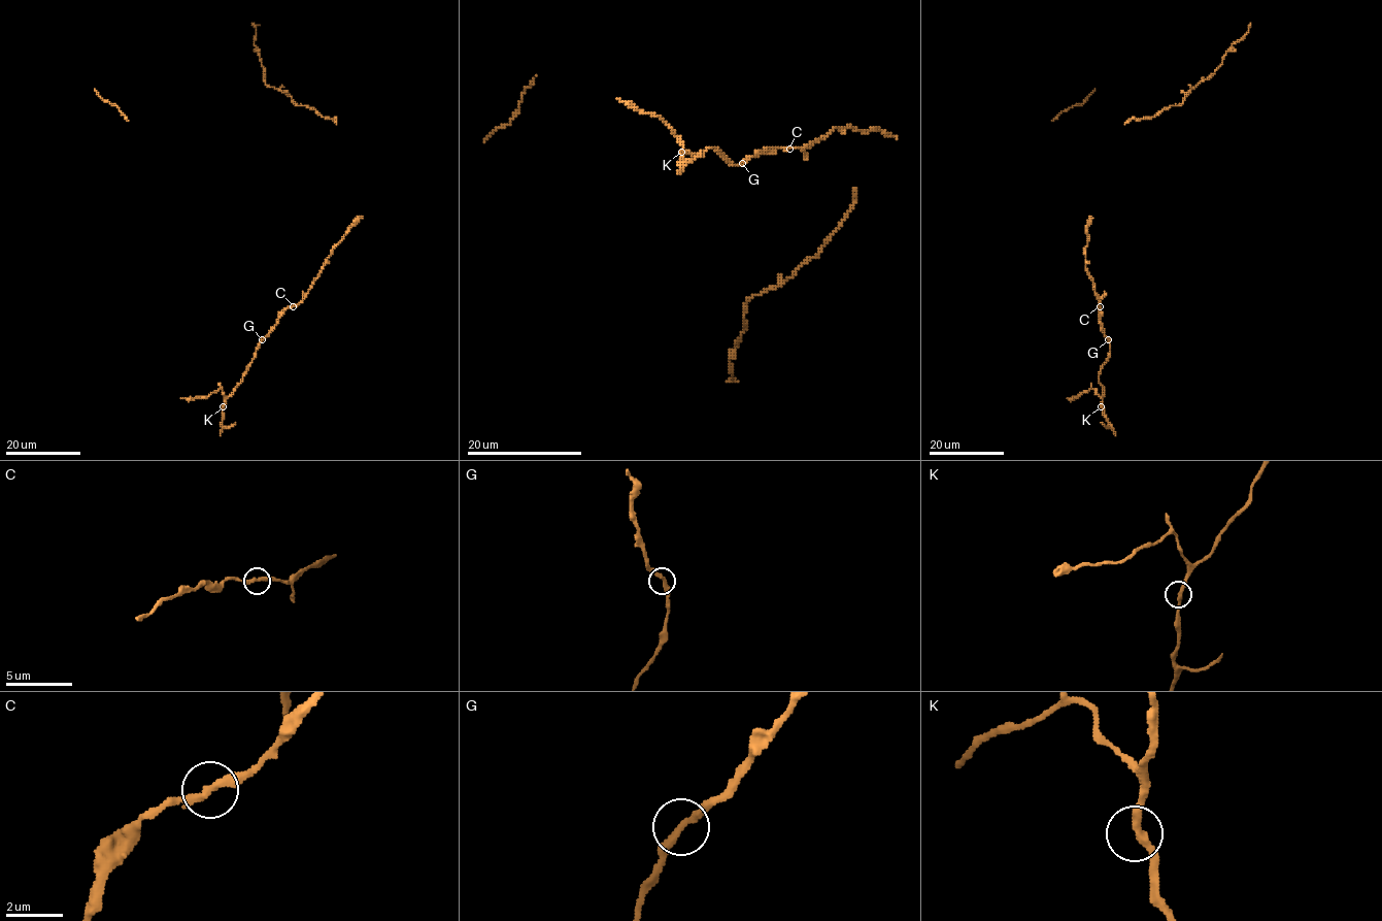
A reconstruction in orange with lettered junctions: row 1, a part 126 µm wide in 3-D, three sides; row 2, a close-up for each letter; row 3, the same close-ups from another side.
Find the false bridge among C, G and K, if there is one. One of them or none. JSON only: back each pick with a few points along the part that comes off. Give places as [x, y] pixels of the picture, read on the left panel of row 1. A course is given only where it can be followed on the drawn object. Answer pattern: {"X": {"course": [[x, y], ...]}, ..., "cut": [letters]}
{"cut": []}

